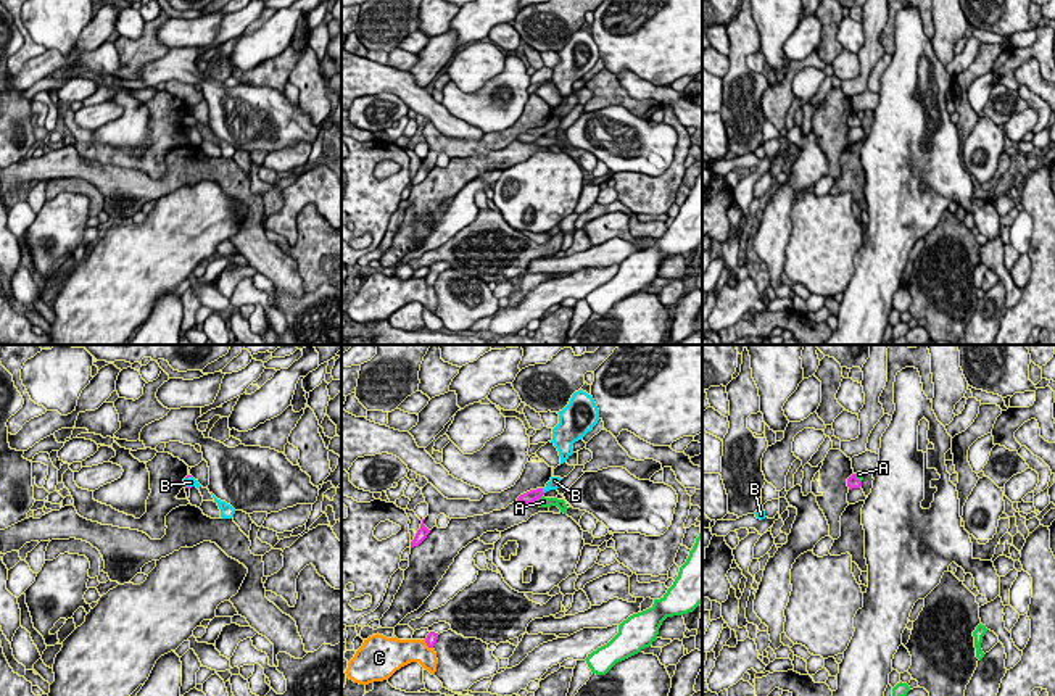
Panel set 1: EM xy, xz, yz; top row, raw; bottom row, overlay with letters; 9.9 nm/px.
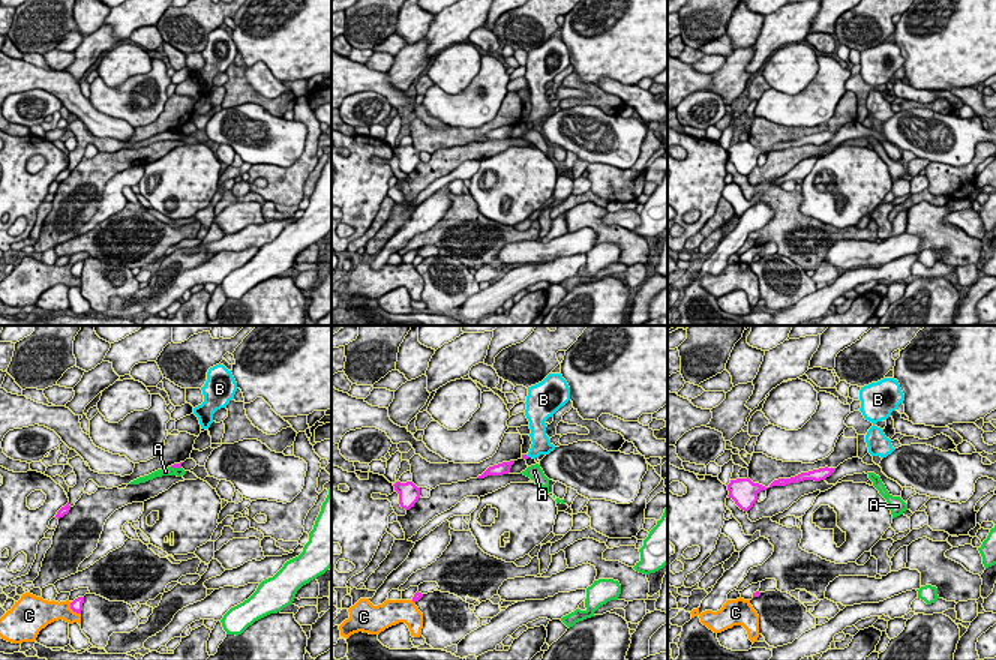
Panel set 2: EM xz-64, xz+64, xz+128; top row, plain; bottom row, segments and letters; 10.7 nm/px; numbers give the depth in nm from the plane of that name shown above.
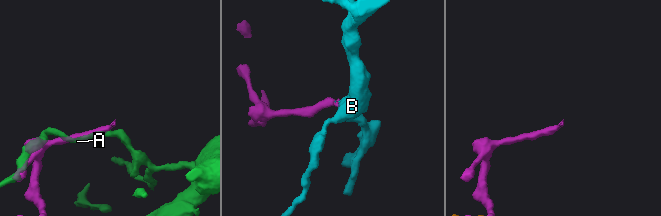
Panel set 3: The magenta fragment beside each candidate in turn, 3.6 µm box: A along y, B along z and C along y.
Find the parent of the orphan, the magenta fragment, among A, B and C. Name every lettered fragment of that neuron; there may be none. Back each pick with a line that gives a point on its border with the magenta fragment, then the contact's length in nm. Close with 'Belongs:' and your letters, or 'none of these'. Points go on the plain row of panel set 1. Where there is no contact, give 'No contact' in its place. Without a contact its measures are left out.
B: Touches magenta at xz (541, 131). Shared border 70 nm
Belongs: B

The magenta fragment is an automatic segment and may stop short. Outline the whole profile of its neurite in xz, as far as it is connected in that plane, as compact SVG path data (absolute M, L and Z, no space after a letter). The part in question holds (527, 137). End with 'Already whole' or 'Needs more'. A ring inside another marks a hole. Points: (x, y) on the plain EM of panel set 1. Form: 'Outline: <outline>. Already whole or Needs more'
Outline: M551 116L544 127L530 129L517 137L517 142L532 143L533 140L540 139L546 130L557 129L561 124L561 116Z. Needs more

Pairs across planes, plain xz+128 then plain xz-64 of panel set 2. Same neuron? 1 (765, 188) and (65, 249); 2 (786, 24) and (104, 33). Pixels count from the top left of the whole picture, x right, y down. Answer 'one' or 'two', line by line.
1: one
2: two

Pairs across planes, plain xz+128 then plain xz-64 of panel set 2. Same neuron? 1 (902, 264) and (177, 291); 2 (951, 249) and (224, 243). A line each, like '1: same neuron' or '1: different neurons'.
1: same neuron
2: different neurons

